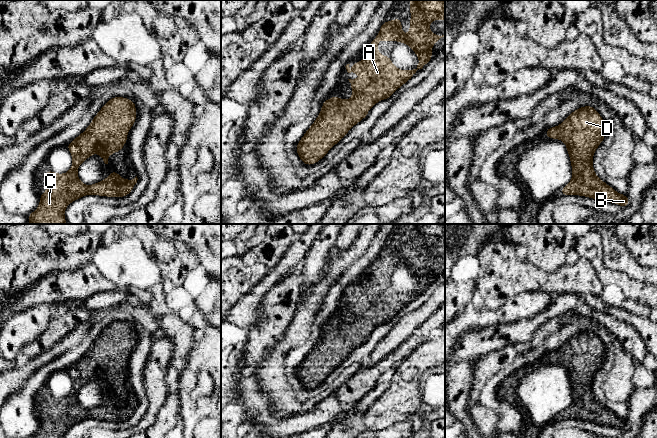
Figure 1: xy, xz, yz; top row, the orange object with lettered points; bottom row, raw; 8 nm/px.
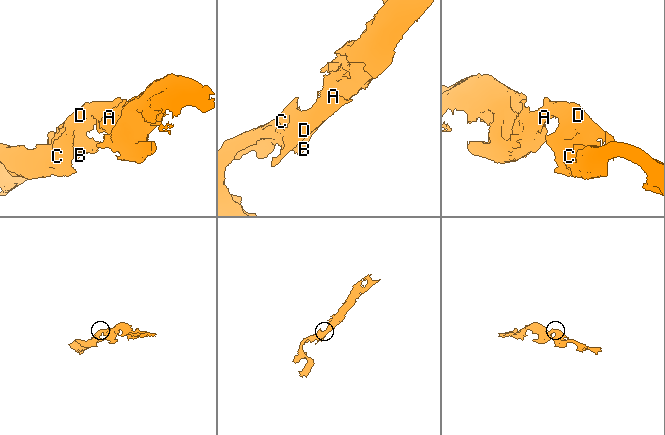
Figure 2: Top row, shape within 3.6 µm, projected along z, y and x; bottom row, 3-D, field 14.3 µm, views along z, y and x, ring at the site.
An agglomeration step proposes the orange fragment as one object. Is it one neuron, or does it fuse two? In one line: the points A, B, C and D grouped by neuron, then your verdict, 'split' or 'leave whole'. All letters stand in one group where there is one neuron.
A B C D | leave whole

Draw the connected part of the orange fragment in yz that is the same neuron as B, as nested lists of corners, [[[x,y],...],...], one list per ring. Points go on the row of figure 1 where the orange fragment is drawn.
[[[583,106],[572,112],[559,126],[546,129],[546,138],[561,139],[567,146],[573,170],[573,177],[569,184],[560,190],[561,195],[580,195],[605,202],[617,203],[621,207],[630,204],[627,195],[616,192],[605,184],[594,172],[592,160],[594,151],[605,138],[605,123],[592,106]]]

